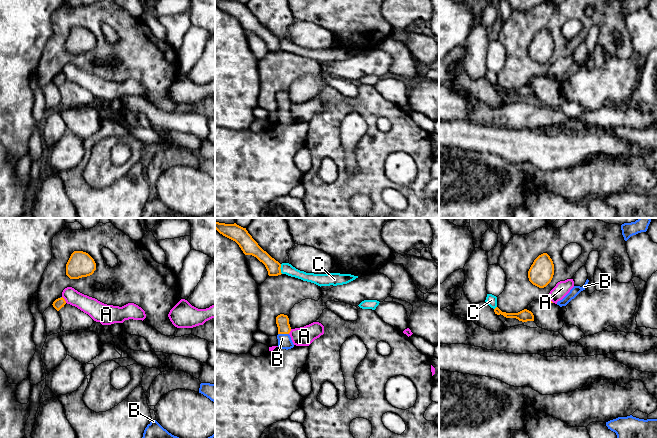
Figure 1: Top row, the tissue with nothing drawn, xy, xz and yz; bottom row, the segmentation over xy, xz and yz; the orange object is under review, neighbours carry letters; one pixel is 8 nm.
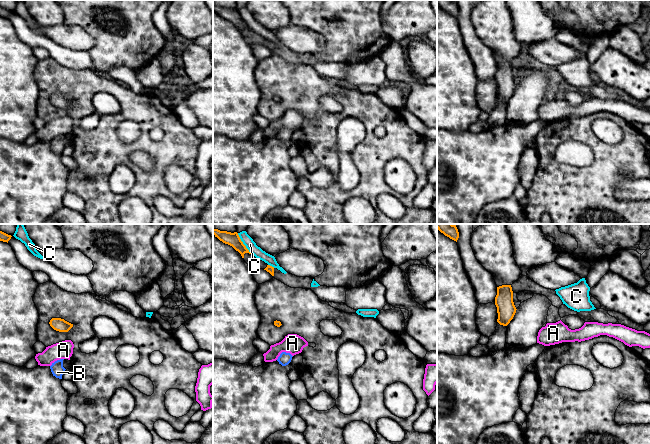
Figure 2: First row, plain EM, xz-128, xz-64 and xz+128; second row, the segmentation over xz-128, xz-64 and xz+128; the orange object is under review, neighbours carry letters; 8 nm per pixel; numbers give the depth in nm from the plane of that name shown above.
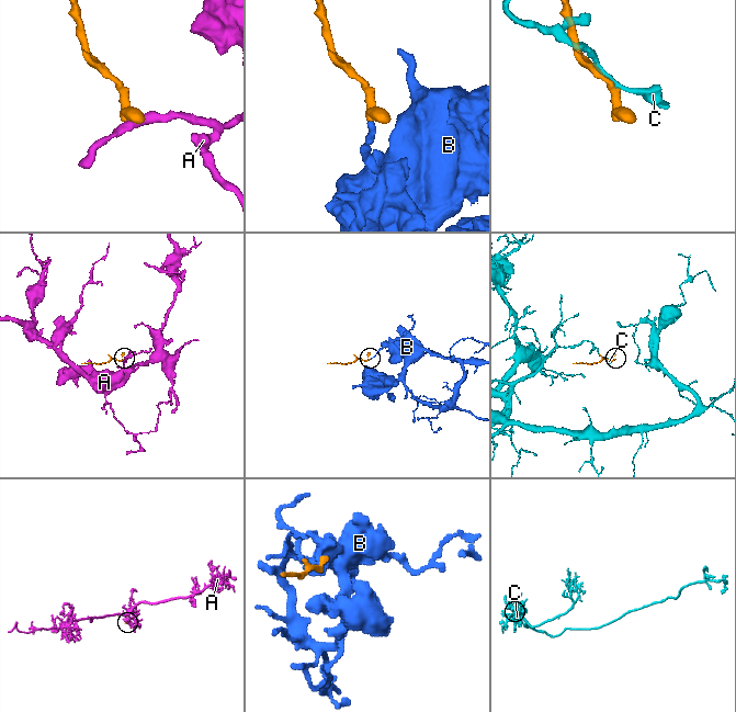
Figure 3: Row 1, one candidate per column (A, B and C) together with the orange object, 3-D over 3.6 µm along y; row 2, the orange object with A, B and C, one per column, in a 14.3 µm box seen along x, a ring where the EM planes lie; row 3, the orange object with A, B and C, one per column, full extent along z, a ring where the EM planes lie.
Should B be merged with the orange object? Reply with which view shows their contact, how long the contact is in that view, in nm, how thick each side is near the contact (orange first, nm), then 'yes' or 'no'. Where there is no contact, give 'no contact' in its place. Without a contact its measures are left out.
meets orange in xz; contact 90 nm long; 110 nm thick on the orange side, 110 nm on the other; yes

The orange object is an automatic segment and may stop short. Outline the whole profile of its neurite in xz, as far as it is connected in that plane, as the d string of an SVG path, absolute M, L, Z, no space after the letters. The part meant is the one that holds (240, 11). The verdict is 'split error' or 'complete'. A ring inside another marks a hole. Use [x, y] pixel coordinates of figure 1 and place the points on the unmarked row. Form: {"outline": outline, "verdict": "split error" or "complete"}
{"outline": "M215 0L215 5L223 12L235 17L245 31L252 31L262 38L269 52L281 51L281 40L264 27L248 9L237 0Z", "verdict": "complete"}

